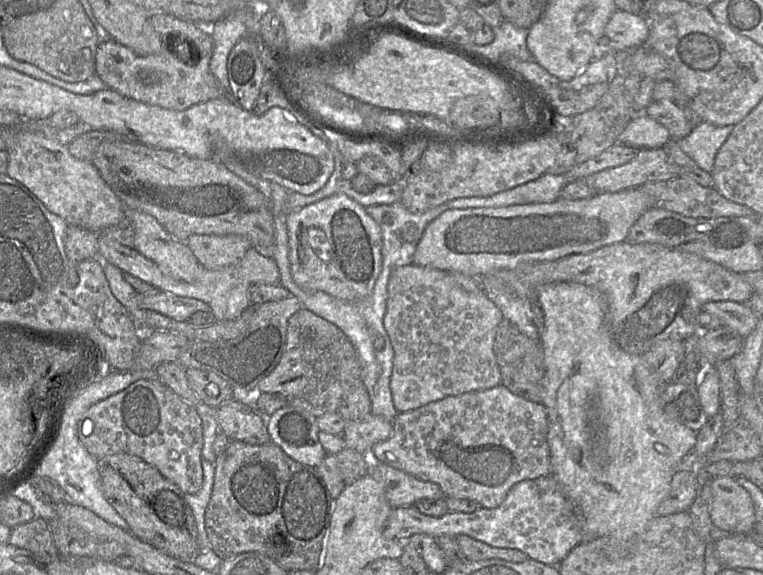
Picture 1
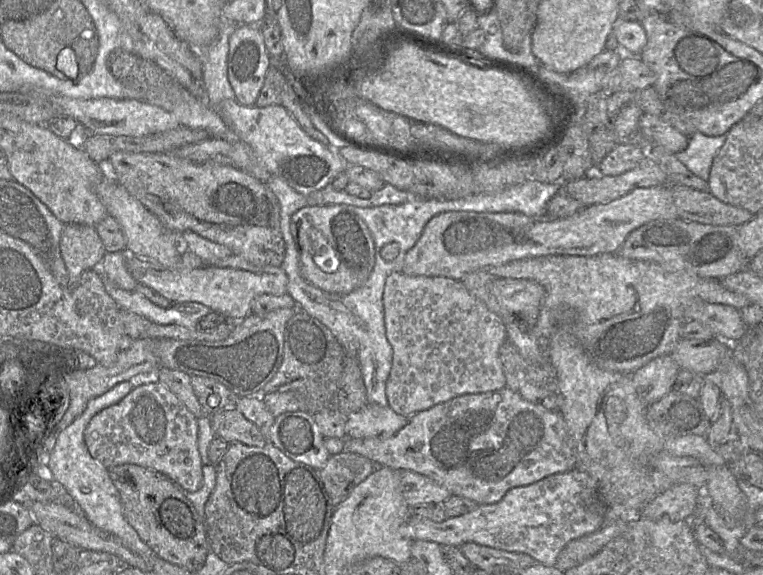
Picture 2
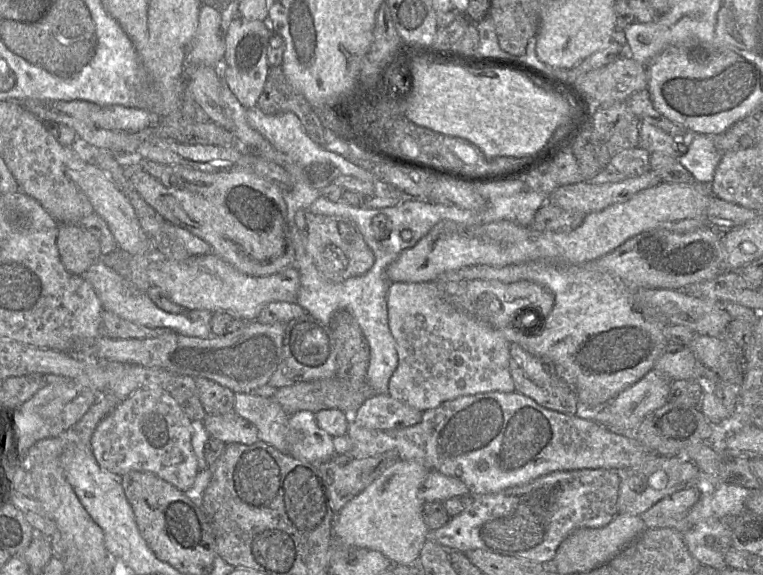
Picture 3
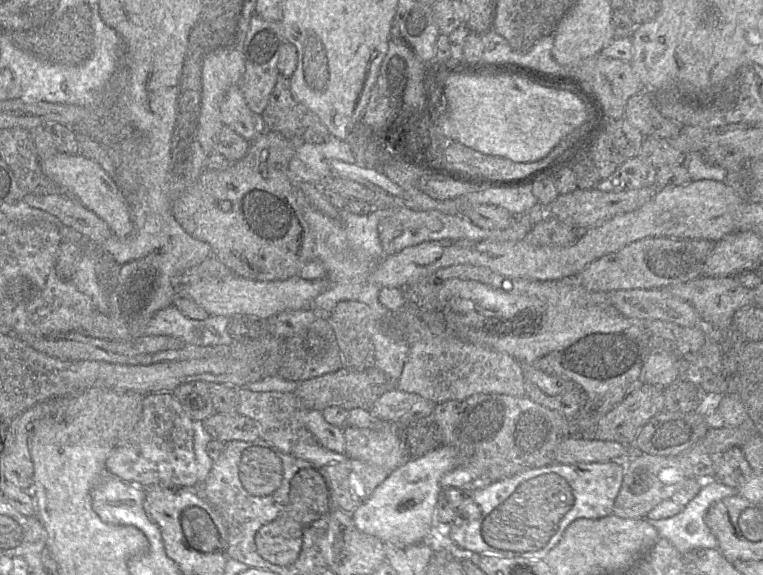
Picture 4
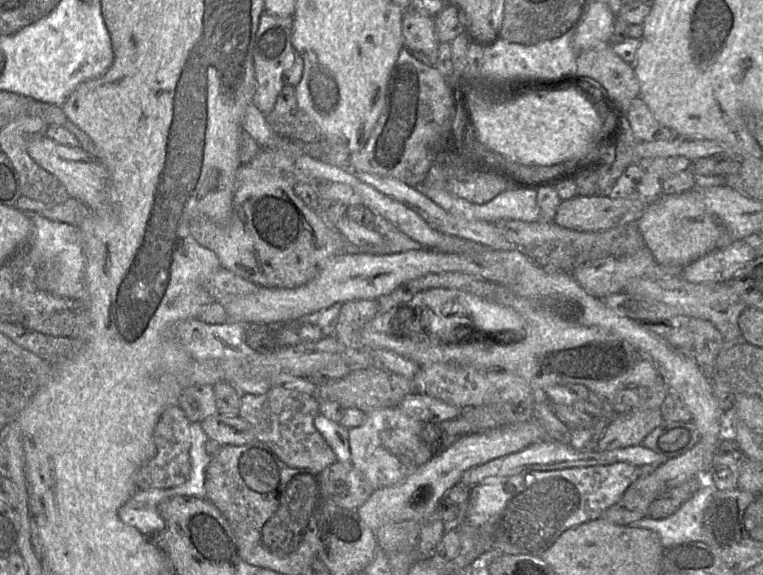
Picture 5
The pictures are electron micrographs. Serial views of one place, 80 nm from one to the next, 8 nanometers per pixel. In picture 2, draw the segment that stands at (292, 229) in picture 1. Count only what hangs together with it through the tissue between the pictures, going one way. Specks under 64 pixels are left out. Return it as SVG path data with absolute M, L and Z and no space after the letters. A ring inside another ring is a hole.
M347 205L306 206L296 211L290 230L299 252L302 276L311 285L334 294L361 287L375 264L375 245L365 222Z

